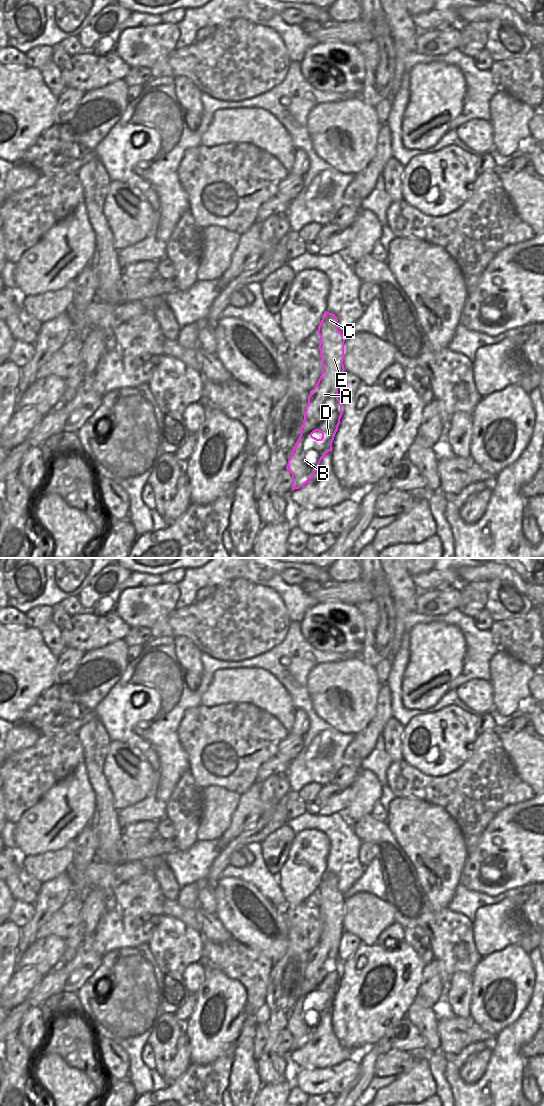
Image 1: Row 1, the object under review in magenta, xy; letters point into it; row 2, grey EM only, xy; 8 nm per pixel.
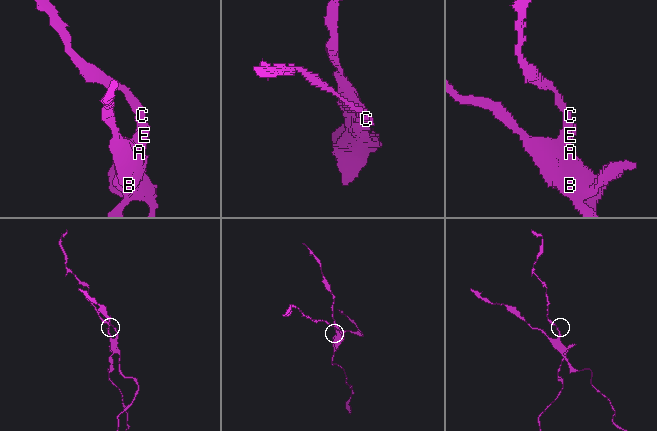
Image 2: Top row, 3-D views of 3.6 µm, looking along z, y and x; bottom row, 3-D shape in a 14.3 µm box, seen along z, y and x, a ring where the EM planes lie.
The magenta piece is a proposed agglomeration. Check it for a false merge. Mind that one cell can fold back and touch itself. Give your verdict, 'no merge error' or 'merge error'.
merge error

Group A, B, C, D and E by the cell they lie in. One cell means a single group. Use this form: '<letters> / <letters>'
A C E / B D

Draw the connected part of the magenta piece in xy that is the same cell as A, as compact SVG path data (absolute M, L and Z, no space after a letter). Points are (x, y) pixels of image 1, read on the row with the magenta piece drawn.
M324 312L318 326L322 374L310 391L304 412L304 433L315 429L329 413L338 410L338 388L344 372L344 335L338 330L338 320L333 313Z

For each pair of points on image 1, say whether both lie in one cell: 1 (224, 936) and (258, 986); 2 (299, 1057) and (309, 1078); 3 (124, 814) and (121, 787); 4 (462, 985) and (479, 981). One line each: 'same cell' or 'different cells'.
1: different cells
2: different cells
3: different cells
4: different cells

